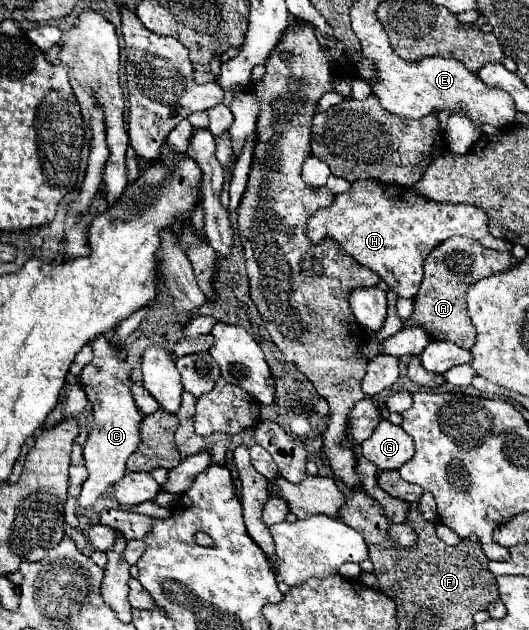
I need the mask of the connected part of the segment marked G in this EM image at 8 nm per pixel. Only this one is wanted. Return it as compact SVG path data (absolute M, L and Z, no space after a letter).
M382 419L374 433L362 443L362 455L378 469L400 469L412 459L414 441L400 425Z

